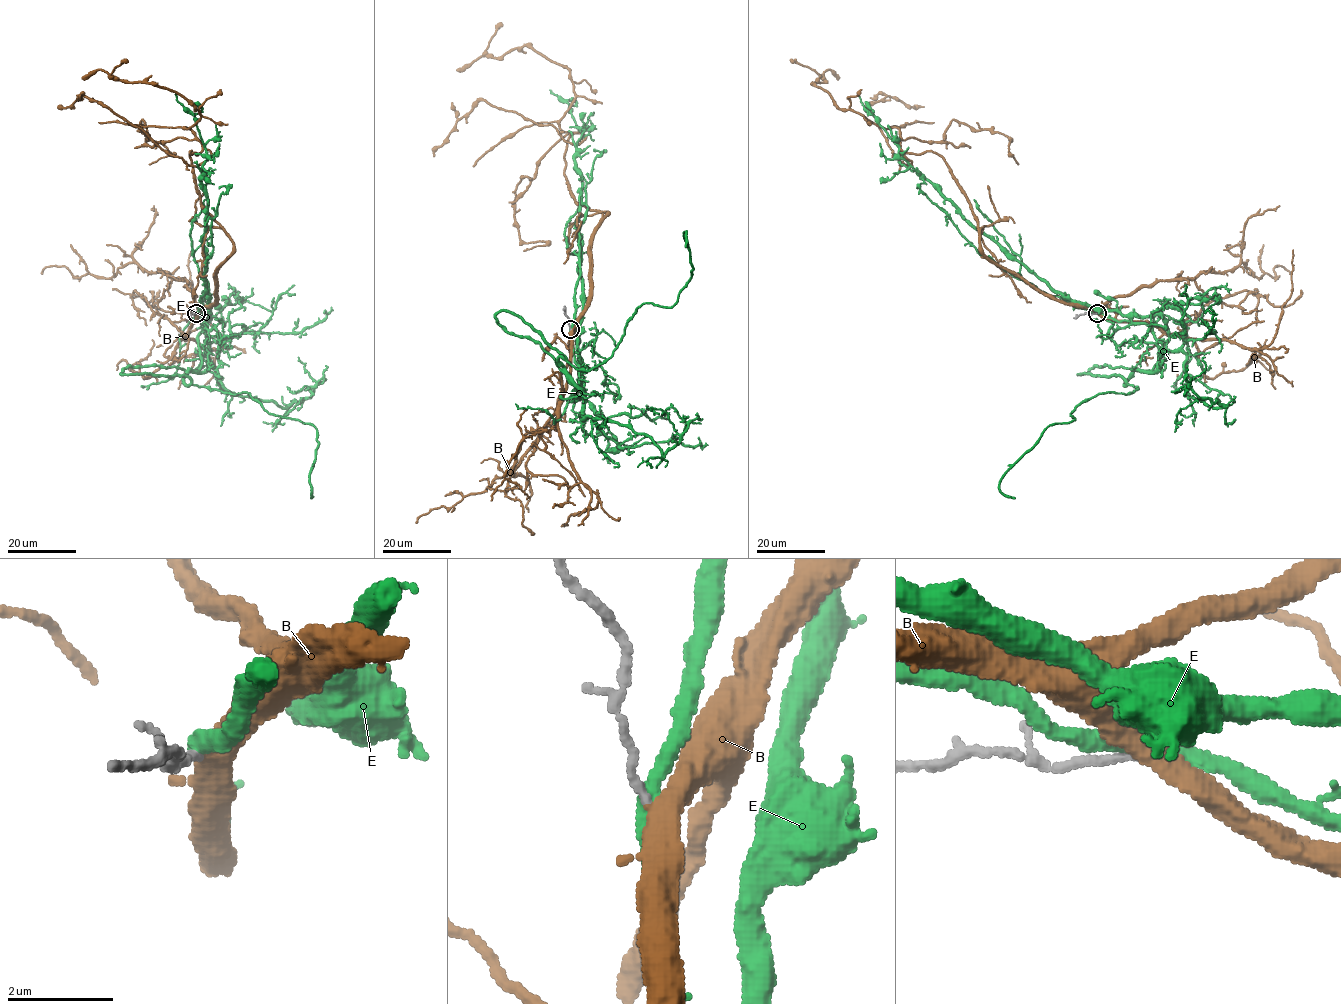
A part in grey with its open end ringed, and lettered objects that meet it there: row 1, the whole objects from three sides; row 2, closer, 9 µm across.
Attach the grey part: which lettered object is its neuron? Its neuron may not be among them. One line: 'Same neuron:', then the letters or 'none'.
Same neuron: B

